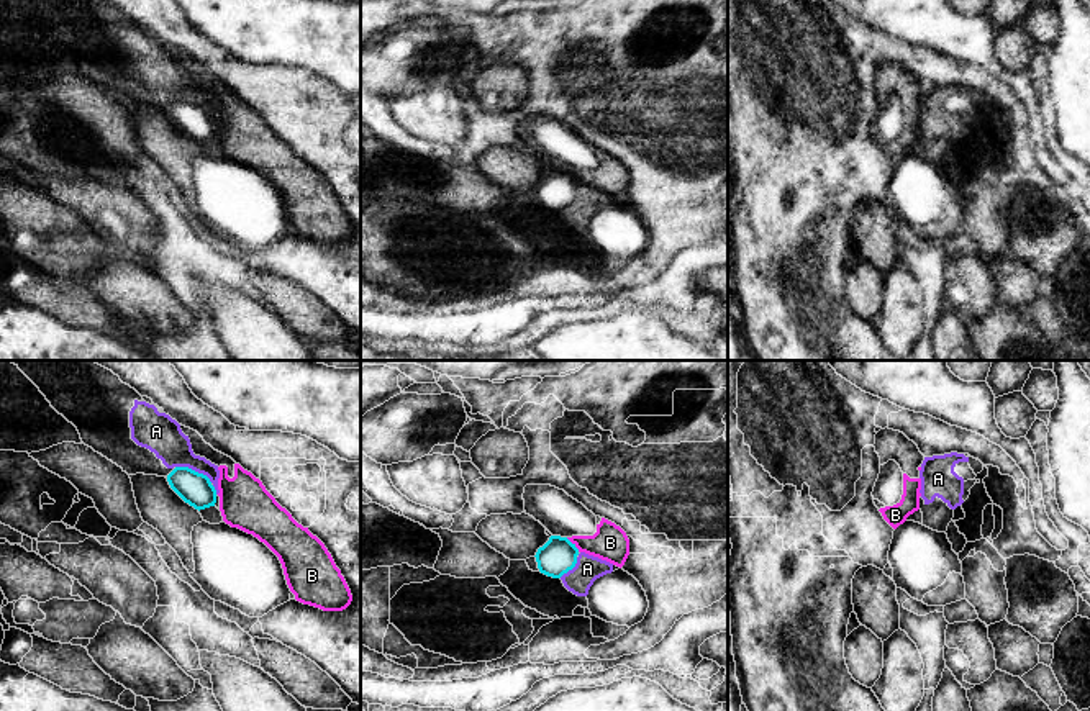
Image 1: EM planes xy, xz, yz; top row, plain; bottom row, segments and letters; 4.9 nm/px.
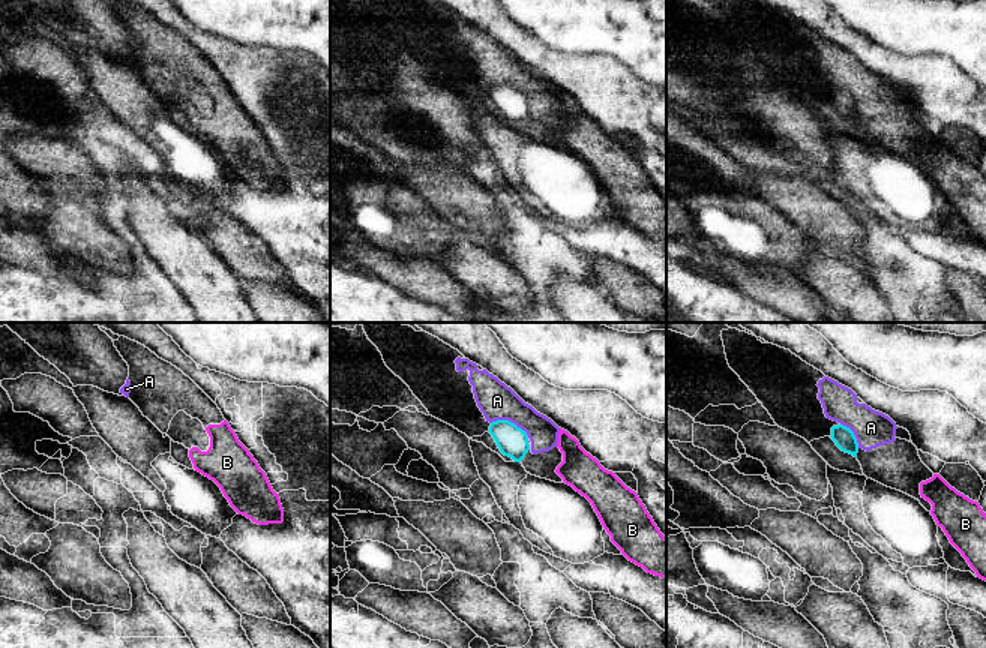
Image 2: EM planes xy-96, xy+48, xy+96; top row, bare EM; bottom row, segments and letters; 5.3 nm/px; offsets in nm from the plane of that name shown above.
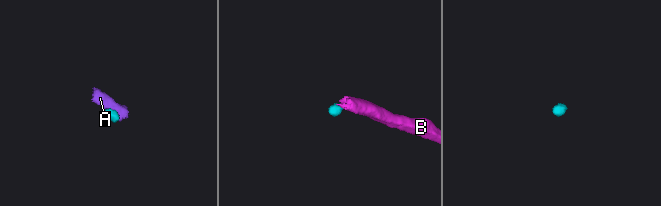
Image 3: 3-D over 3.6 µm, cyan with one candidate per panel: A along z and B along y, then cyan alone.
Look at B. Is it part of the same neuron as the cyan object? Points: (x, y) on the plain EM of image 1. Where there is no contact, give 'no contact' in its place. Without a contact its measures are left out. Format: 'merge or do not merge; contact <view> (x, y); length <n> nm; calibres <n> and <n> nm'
do not merge; contact xz (572, 177); length 100 nm; calibres 180 and 180 nm

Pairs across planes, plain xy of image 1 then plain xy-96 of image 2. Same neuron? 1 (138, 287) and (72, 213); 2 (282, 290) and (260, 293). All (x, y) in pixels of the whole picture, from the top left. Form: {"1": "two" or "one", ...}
{"1": "one", "2": "two"}

